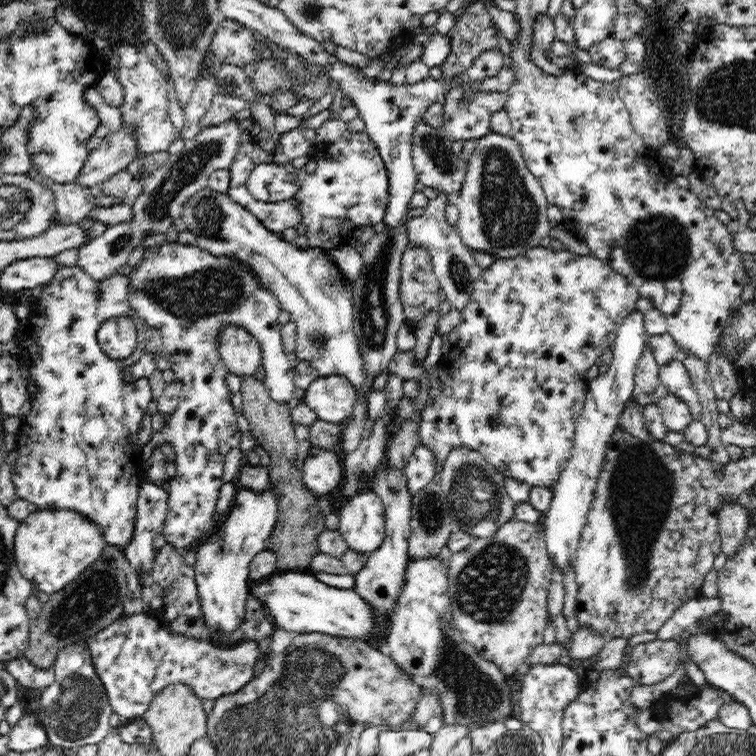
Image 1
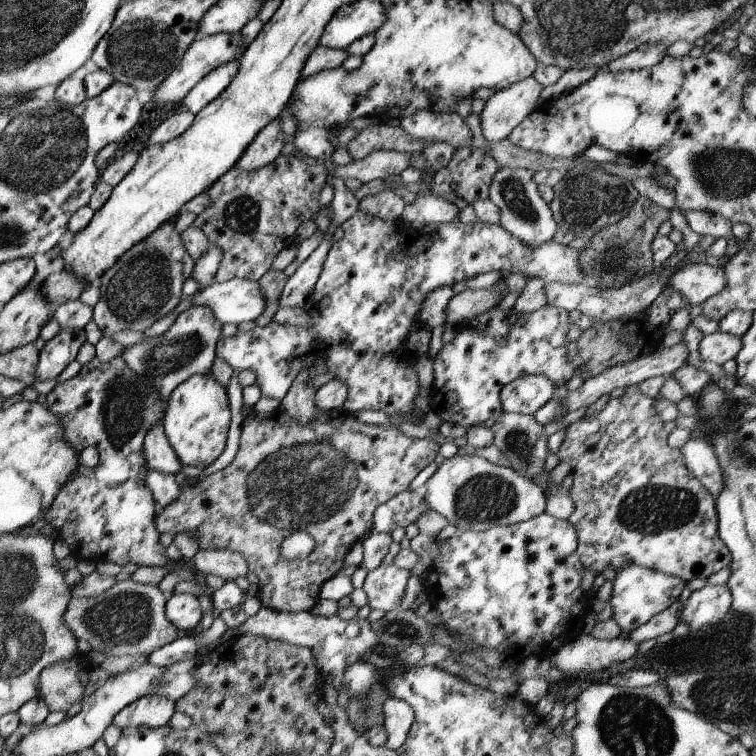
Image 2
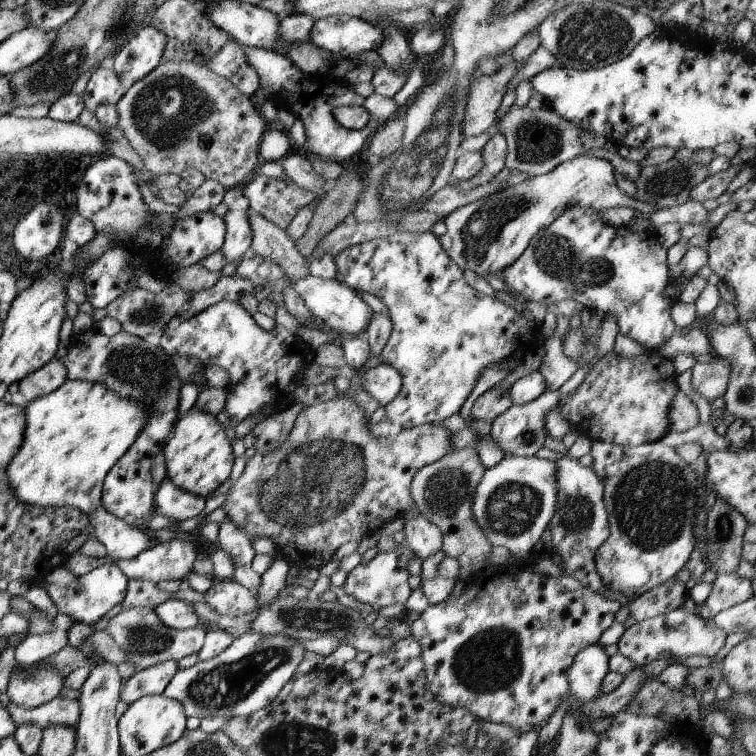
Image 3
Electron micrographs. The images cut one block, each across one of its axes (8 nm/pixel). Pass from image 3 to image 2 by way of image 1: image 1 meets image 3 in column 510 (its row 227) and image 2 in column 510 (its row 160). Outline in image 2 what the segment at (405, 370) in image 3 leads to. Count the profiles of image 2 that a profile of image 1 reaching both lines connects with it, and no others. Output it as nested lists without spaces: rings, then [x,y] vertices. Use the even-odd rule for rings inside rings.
[[[547,304],[530,313],[517,312],[513,307],[507,310],[498,310],[497,305],[493,305],[480,315],[471,317],[471,320],[468,320],[464,324],[460,325],[454,338],[448,343],[443,343],[441,348],[436,353],[432,363],[433,372],[429,403],[431,411],[433,411],[440,418],[441,422],[451,422],[451,424],[459,424],[459,426],[463,426],[463,428],[469,428],[475,425],[483,424],[485,420],[496,421],[498,419],[498,416],[503,412],[499,398],[501,388],[503,388],[507,383],[518,379],[520,376],[541,375],[547,377],[554,384],[555,388],[561,386],[561,384],[565,384],[569,378],[573,376],[573,374],[578,374],[578,376],[583,380],[591,378],[591,376],[586,375],[583,361],[580,359],[580,356],[576,351],[576,341],[569,341],[569,339],[565,337],[565,332],[567,332],[569,327],[568,312]]]

